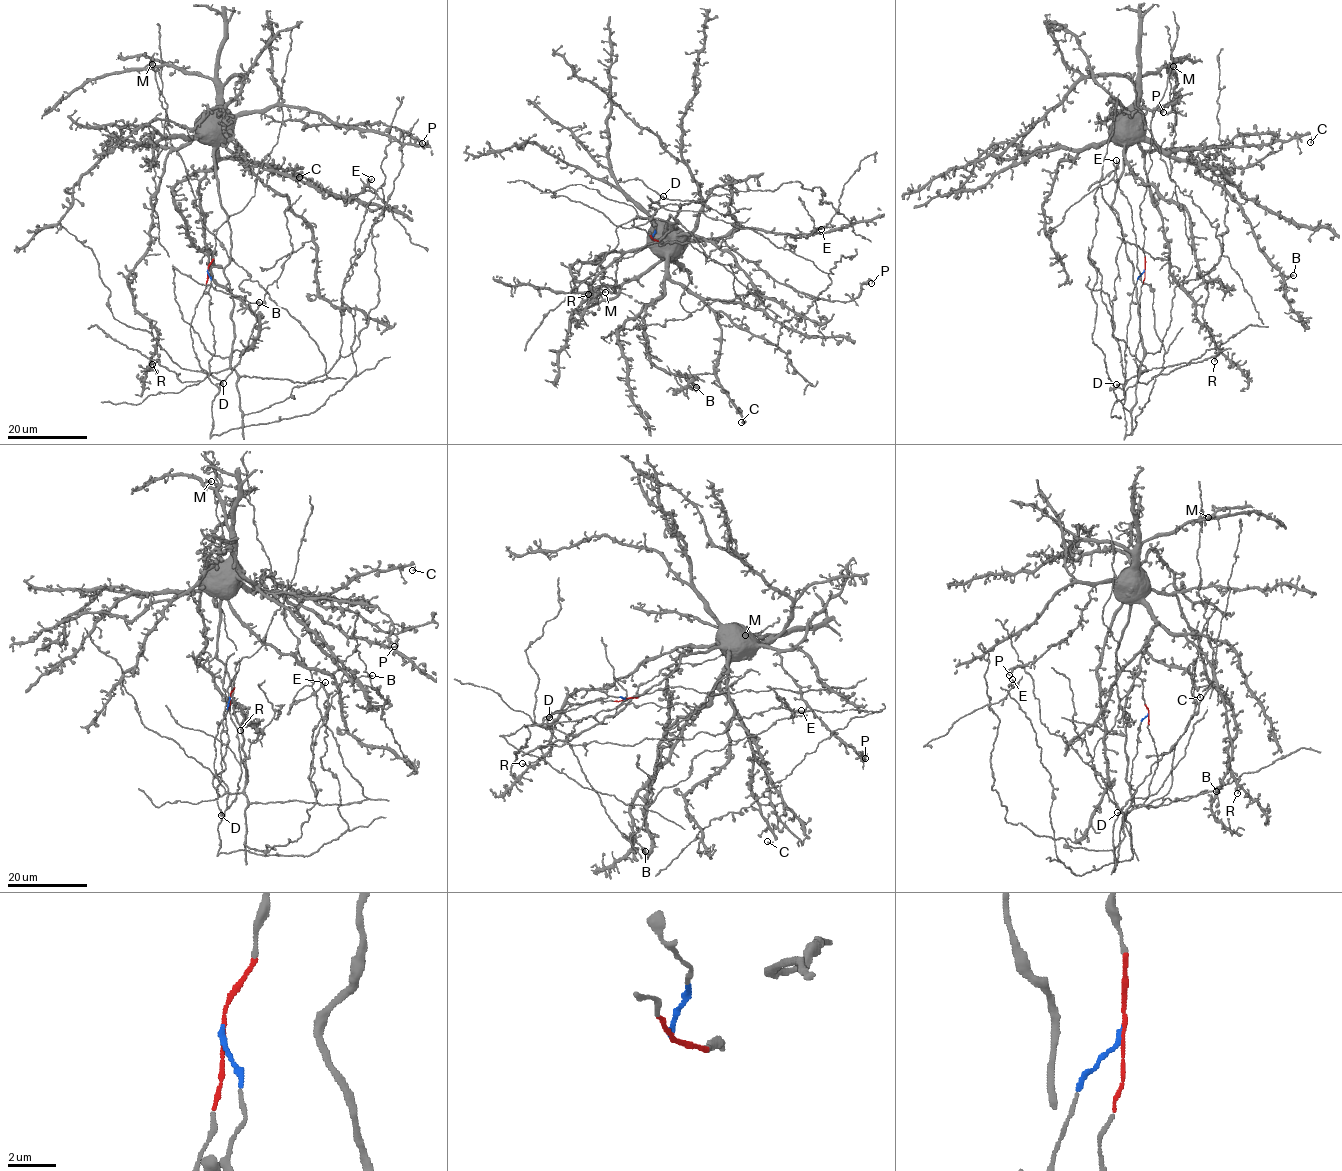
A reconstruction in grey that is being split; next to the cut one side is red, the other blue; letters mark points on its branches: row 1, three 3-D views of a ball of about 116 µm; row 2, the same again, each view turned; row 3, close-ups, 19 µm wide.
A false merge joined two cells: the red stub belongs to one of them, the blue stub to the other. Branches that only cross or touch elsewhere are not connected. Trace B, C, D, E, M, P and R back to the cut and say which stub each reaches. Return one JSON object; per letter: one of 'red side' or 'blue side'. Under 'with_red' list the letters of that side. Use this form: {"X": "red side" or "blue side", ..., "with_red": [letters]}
{"B": "red side", "C": "red side", "D": "blue side", "E": "blue side", "M": "red side", "P": "red side", "R": "red side", "with_red": ["B", "C", "M", "P", "R"]}

